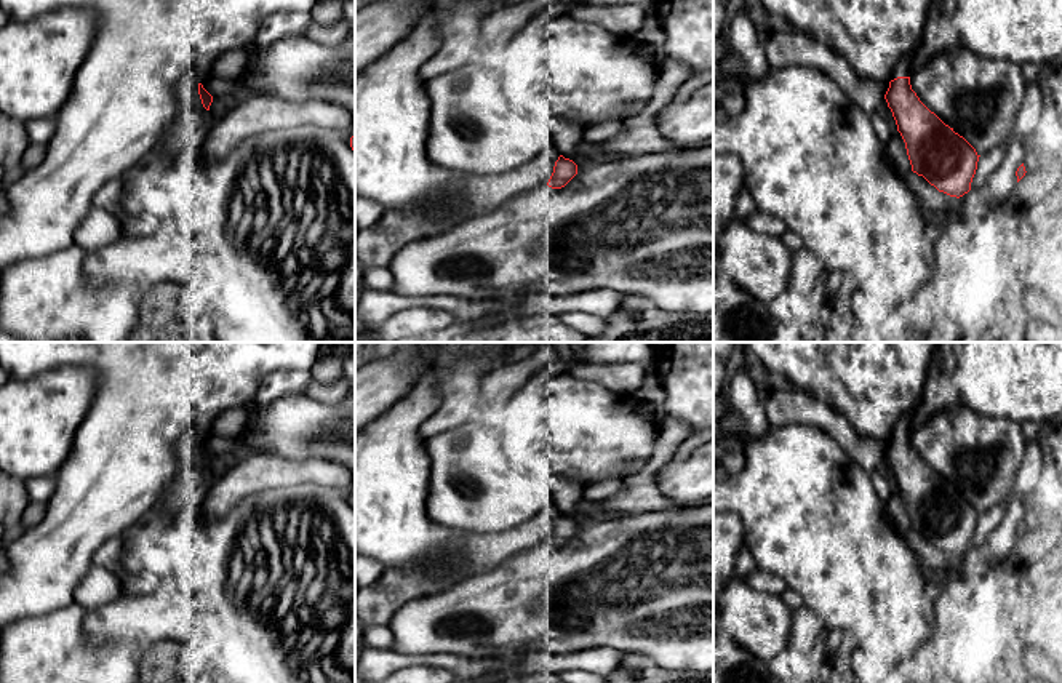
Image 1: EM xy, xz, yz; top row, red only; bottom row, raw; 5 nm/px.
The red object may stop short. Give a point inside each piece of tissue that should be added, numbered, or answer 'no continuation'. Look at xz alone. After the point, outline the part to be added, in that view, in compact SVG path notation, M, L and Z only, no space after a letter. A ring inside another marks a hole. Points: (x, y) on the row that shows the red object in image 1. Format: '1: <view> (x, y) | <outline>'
1: xz (375, 247) | M550 146L536 160L504 174L461 174L459 197L453 208L384 213L374 226L355 232L355 258L363 272L389 267L403 246L440 235L467 218L488 214L523 192L547 186L558 157L560 152Z

